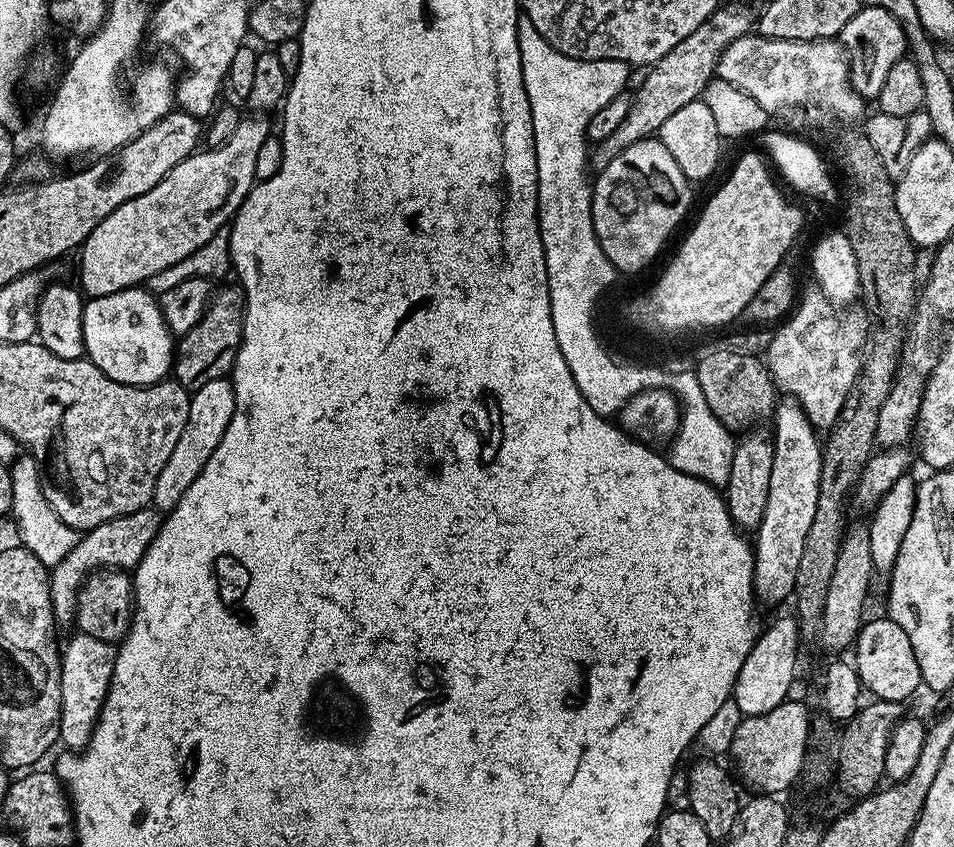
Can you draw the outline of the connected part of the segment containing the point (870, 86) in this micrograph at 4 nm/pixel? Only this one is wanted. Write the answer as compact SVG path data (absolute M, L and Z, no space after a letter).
M864 6L854 14L854 18L850 18L850 22L846 22L838 39L848 56L848 69L852 75L854 90L863 96L865 101L875 101L876 95L882 90L882 85L886 83L886 74L890 74L894 62L905 59L908 52L908 40L904 36L902 26L896 21L894 14L881 8Z

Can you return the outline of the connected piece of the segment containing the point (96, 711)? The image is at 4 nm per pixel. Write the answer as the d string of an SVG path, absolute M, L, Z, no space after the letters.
M77 631L76 636L72 636L68 640L68 645L63 645L62 655L60 658L60 681L62 682L62 710L60 711L60 738L59 743L65 744L68 750L83 750L88 745L88 740L92 736L92 731L96 729L96 720L100 717L102 706L106 702L106 694L110 690L110 682L114 674L114 662L116 661L116 648L113 645L102 642L102 638L90 638L90 634Z

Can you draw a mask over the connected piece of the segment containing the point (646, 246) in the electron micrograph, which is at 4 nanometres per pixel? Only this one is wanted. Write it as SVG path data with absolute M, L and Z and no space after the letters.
M649 138L626 146L610 166L599 169L592 184L592 221L598 242L615 266L617 273L640 272L660 251L668 240L668 235L679 226L692 204L693 185L678 170L678 162L670 155L670 150L662 146L659 138Z

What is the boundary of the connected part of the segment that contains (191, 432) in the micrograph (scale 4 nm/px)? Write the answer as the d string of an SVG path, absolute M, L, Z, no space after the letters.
M225 378L206 382L206 386L195 389L191 393L190 414L186 418L186 426L182 426L182 435L174 442L174 450L170 458L166 458L166 466L162 466L162 474L158 474L158 482L154 482L152 504L161 513L167 514L190 490L190 482L202 474L202 466L210 462L210 454L218 450L218 442L222 442L222 434L226 434L226 426L230 426L230 418L234 418L236 403L231 379Z

